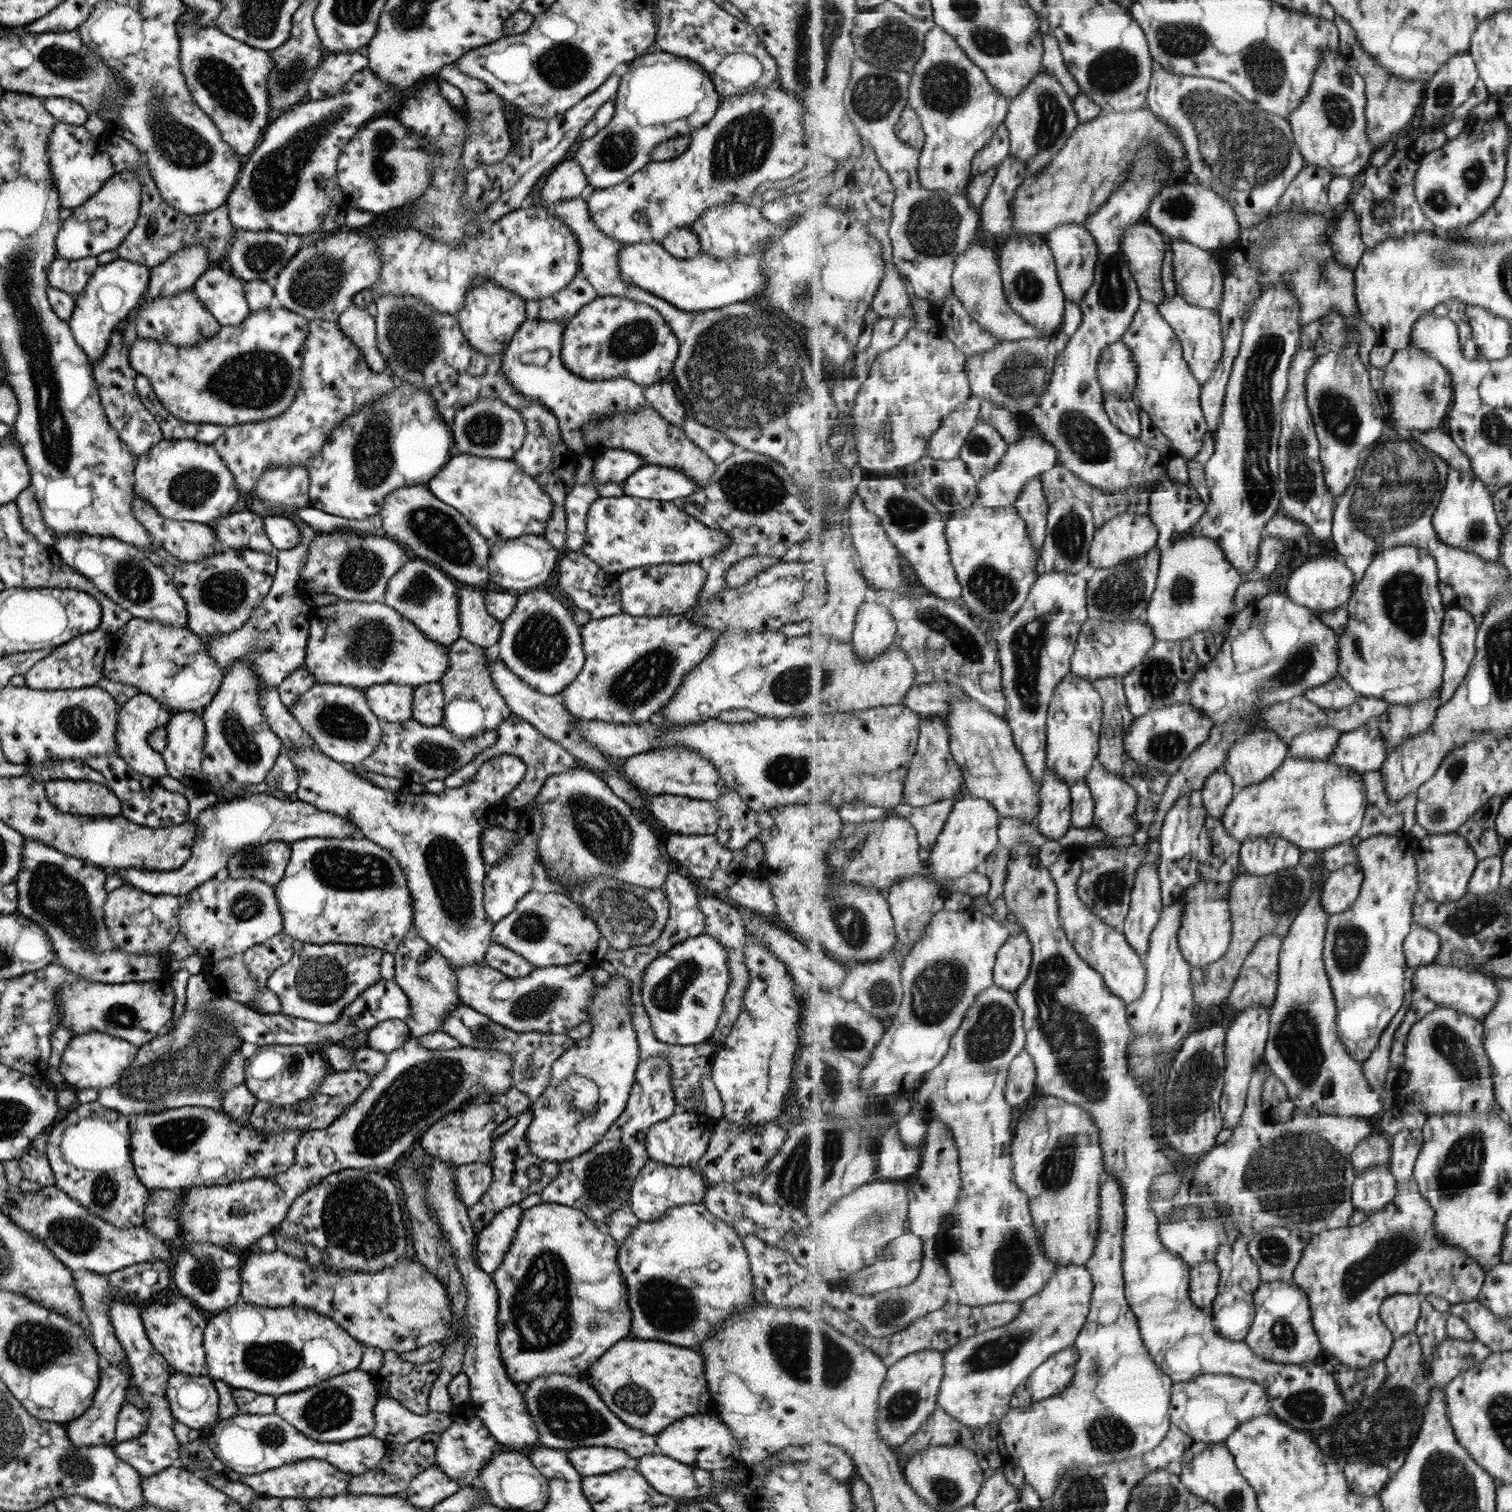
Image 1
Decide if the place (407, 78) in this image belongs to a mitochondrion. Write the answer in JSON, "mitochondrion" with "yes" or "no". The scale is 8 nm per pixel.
{"mitochondrion":"no"}

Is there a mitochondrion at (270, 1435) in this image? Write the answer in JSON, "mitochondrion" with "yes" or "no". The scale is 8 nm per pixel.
{"mitochondrion":"yes"}

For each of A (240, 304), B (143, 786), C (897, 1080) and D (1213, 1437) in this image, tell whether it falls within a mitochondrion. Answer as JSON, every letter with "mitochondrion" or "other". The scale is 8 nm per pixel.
{"A":"other","B":"other","C":"other","D":"other"}

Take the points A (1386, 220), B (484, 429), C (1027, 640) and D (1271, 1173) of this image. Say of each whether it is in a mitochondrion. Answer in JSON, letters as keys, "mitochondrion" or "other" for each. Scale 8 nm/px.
{"A":"other","B":"mitochondrion","C":"mitochondrion","D":"mitochondrion"}

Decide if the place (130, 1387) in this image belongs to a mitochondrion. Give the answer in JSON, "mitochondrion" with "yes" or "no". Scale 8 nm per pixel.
{"mitochondrion":"no"}

